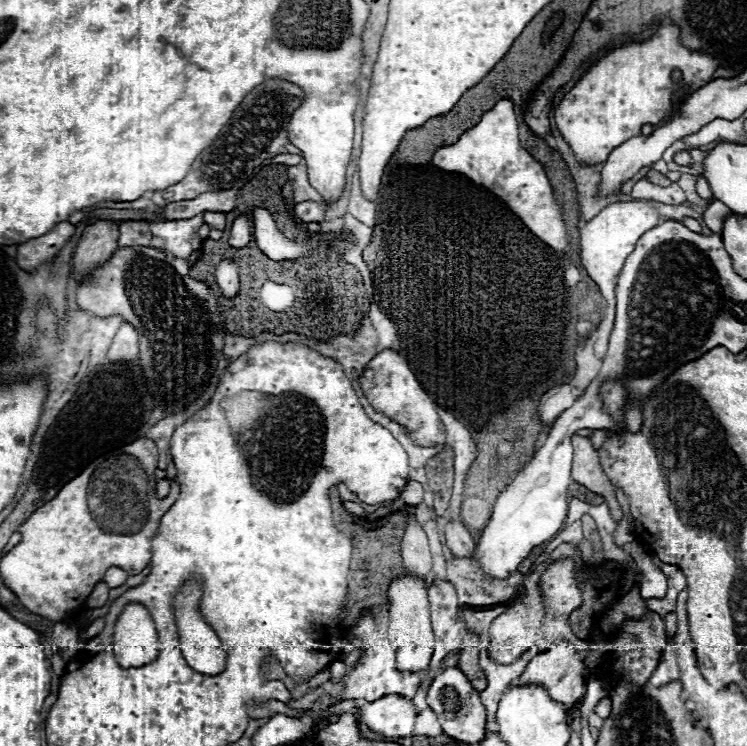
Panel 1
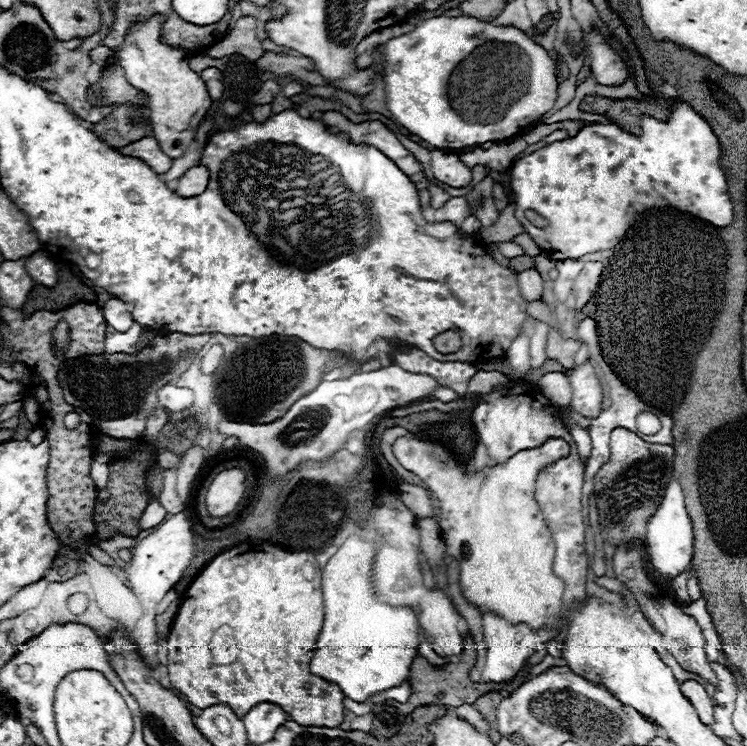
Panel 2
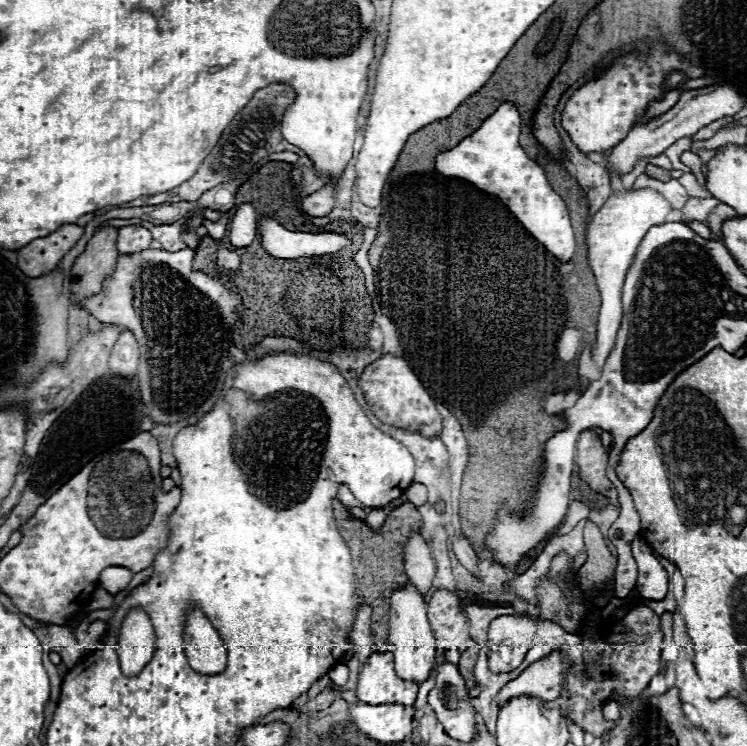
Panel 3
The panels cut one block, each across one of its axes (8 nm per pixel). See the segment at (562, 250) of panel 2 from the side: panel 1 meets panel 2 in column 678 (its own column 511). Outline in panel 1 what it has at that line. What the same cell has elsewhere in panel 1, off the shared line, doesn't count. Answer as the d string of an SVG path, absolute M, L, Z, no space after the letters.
M500 100L500 104L496 104L492 112L486 112L484 120L480 120L480 124L472 128L472 132L464 132L464 136L460 136L456 144L438 148L432 162L440 170L464 174L472 182L494 192L508 204L508 208L524 222L524 226L532 234L536 234L556 252L570 250L562 208L556 202L550 184L546 182L546 172L542 170L542 166L520 146L518 120L510 100Z

